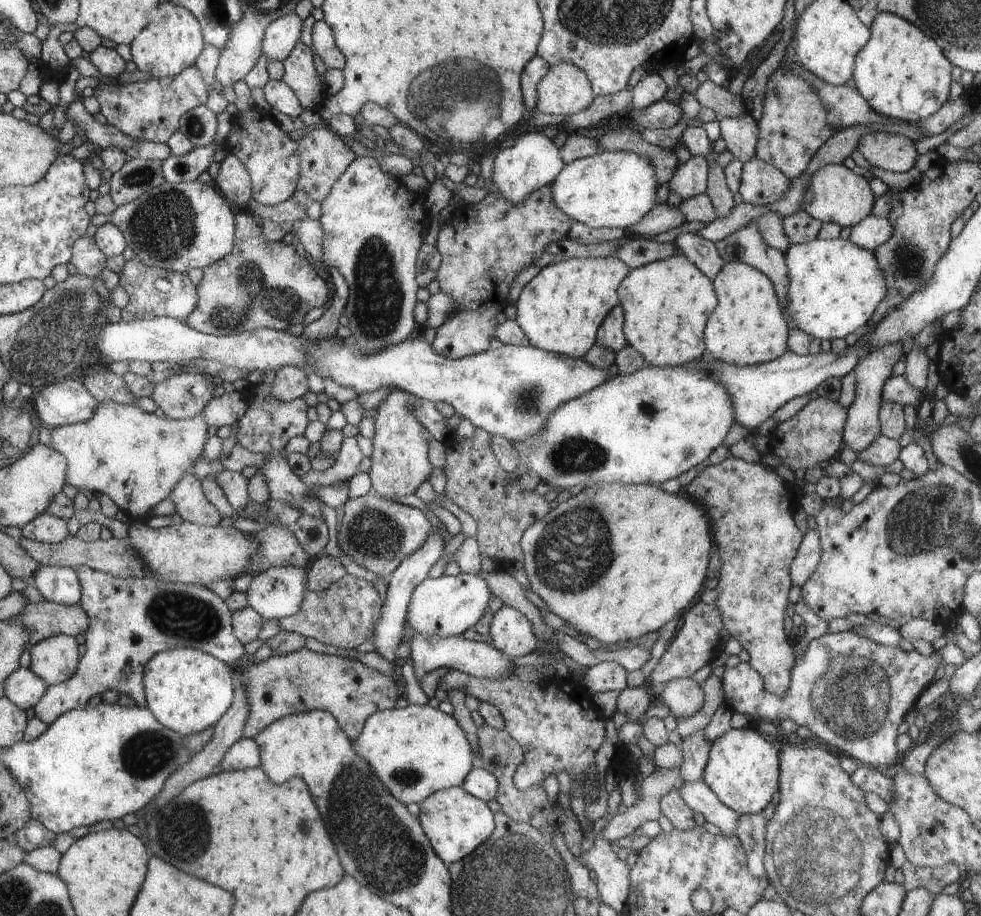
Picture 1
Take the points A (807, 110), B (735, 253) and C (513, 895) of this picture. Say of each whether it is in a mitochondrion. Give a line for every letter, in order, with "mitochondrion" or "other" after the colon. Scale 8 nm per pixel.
A: mitochondrion
B: other
C: mitochondrion

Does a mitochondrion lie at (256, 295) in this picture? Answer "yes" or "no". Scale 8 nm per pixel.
yes

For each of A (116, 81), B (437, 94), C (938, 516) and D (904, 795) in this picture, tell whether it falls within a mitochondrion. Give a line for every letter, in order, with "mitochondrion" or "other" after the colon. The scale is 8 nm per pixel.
A: other
B: mitochondrion
C: mitochondrion
D: mitochondrion

